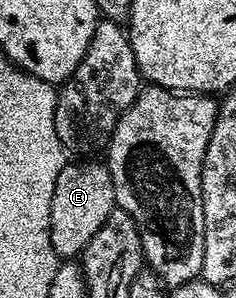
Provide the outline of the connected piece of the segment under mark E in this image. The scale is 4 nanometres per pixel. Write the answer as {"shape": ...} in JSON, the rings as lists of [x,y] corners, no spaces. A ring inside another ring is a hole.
{"shape":[[[66,162],[56,179],[49,220],[51,245],[57,257],[73,259],[80,256],[113,208],[116,208],[114,181],[106,164]]]}

